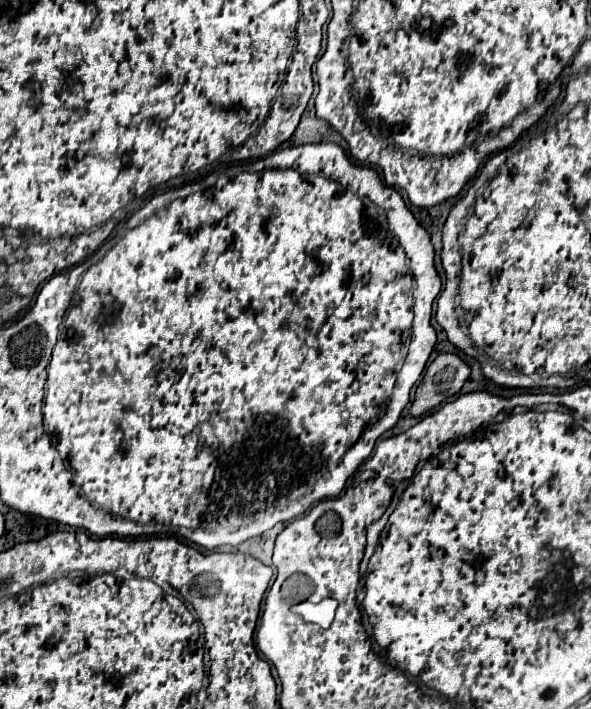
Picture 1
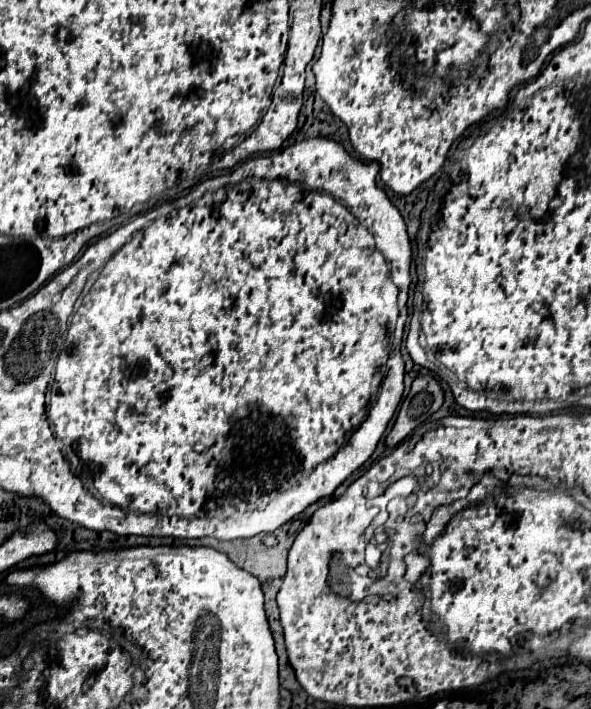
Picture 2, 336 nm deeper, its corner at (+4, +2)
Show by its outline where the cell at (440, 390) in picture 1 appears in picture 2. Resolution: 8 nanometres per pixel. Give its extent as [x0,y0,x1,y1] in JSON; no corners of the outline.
[387,375,443,447]

